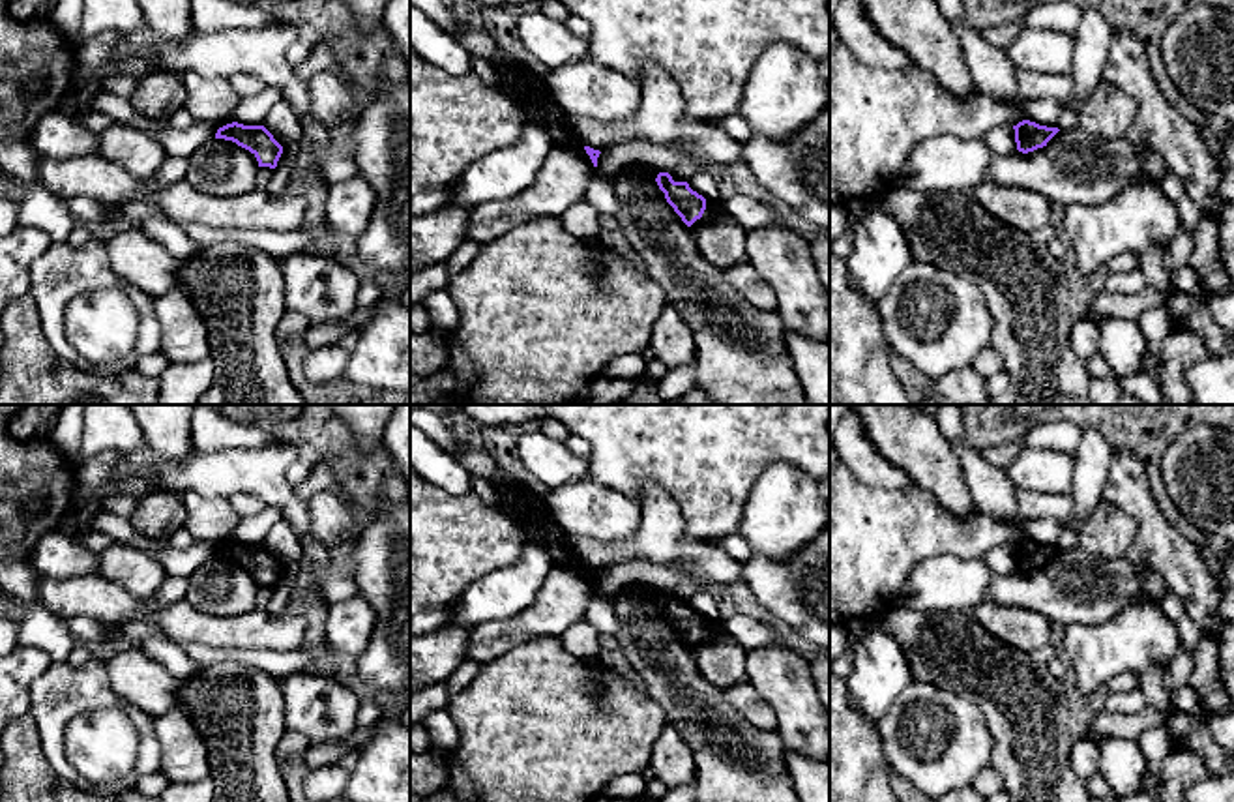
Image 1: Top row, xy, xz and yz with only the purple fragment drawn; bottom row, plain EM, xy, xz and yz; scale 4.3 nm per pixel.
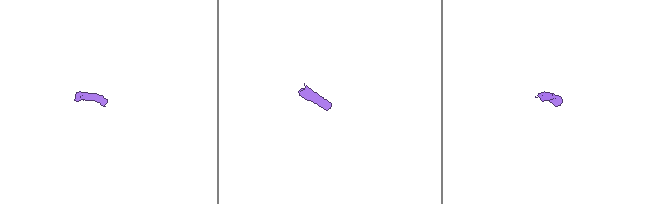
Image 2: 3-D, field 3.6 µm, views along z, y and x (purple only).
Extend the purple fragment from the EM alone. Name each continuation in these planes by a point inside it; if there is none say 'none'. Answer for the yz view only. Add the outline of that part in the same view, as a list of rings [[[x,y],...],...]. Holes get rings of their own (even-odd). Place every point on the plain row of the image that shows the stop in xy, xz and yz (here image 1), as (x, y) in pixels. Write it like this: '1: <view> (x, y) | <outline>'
none

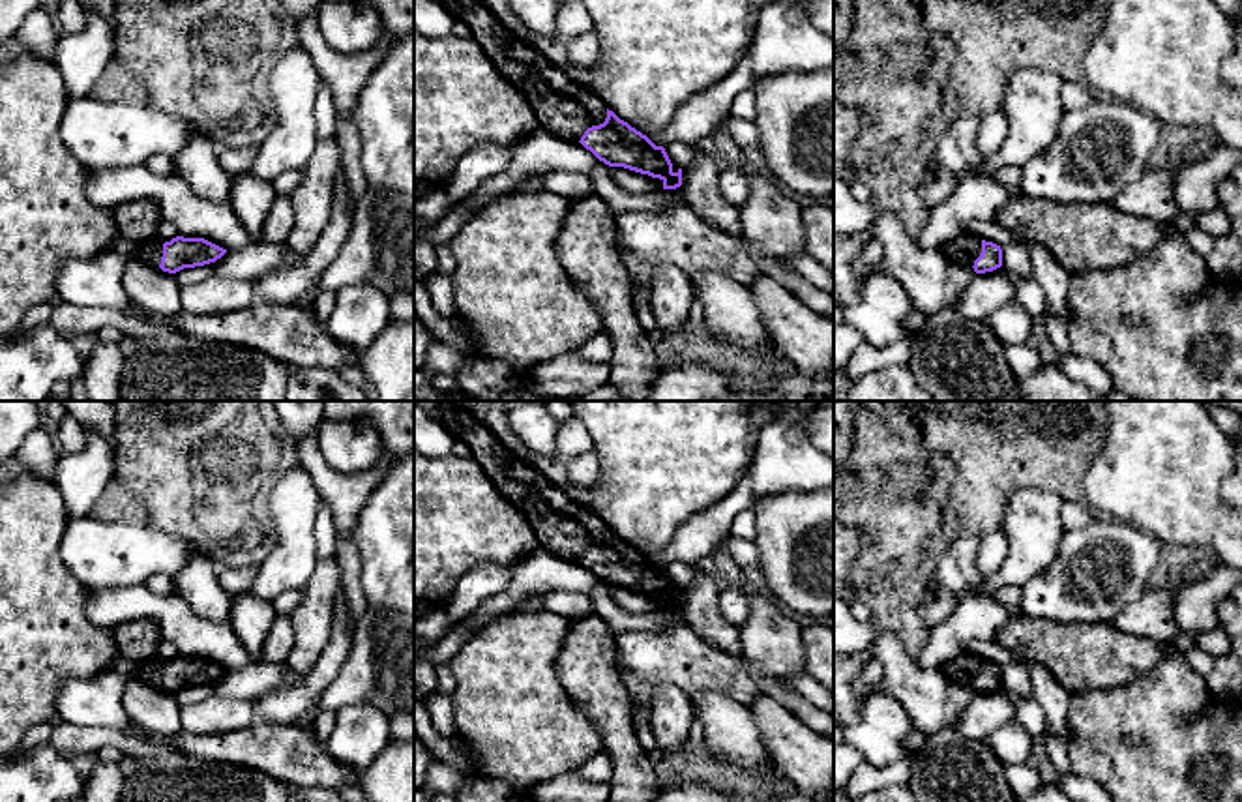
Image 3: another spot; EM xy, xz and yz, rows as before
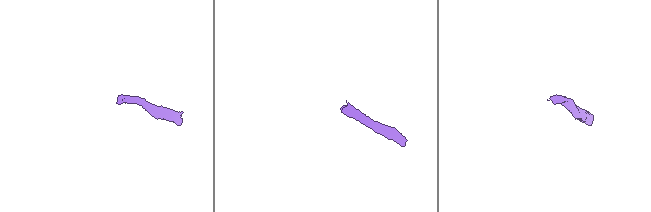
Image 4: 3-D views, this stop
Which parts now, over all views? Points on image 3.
1: xz (566, 529) | [[[453,401],[440,403],[446,427],[470,448],[496,489],[526,515],[541,549],[579,562],[588,547],[605,542],[607,525],[592,510],[510,452],[472,412]]]

